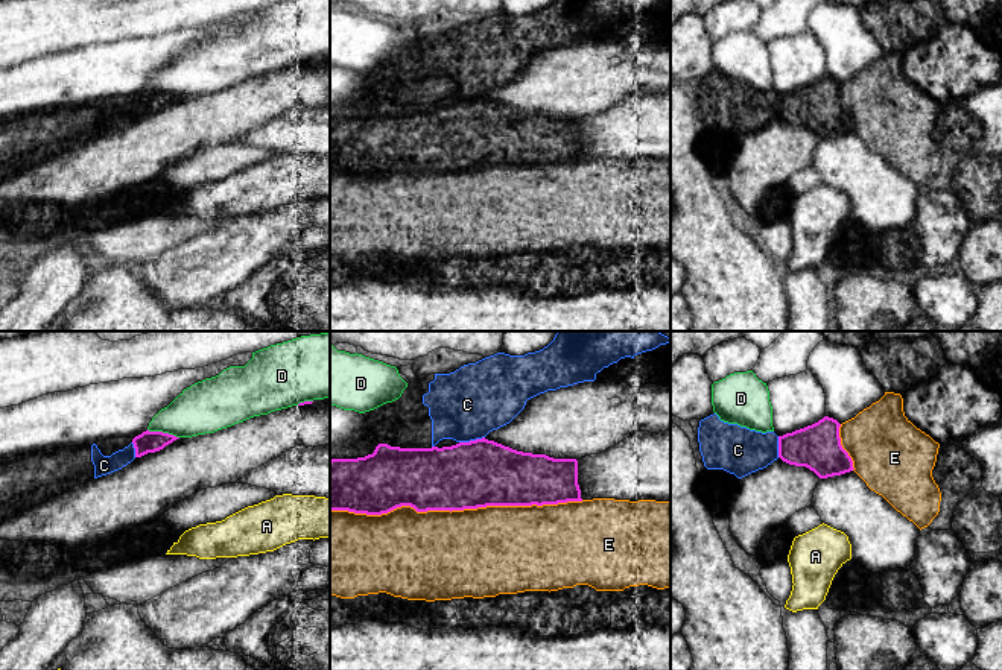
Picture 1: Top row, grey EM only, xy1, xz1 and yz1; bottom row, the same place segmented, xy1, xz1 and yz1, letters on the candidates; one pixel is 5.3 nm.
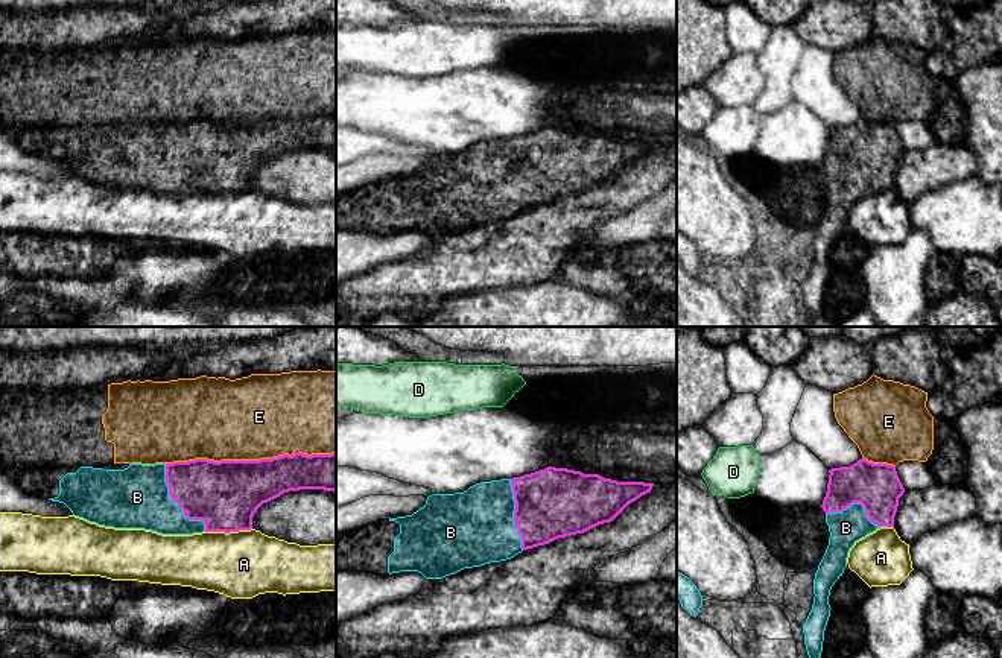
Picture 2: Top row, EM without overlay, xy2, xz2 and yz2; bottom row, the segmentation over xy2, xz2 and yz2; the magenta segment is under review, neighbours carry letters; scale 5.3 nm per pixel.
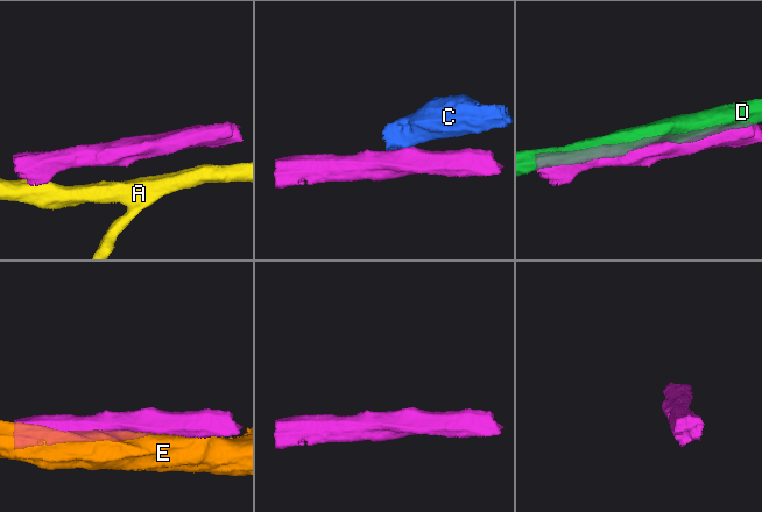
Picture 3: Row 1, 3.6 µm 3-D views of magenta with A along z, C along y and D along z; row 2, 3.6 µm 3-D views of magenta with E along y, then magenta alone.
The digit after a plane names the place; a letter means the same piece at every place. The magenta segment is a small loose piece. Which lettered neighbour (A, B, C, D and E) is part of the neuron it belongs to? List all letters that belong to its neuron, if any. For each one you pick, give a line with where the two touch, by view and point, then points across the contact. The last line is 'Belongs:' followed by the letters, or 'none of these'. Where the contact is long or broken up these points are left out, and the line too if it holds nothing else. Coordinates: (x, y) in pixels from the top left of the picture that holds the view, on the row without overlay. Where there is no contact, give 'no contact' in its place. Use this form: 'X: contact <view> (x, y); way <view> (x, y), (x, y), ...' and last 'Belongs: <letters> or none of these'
B: contact xy2 (177, 161)
Belongs: B

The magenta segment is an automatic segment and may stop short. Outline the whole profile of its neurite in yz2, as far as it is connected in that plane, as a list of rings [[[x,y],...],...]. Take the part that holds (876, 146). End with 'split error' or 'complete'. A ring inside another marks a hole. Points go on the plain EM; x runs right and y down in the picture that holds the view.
[[[859,119],[850,126],[829,129],[827,152],[823,160],[830,198],[813,239],[813,264],[803,283],[807,324],[823,312],[824,290],[830,277],[829,255],[847,226],[856,201],[880,187],[894,187],[899,158],[905,147],[896,126]]]; split error

